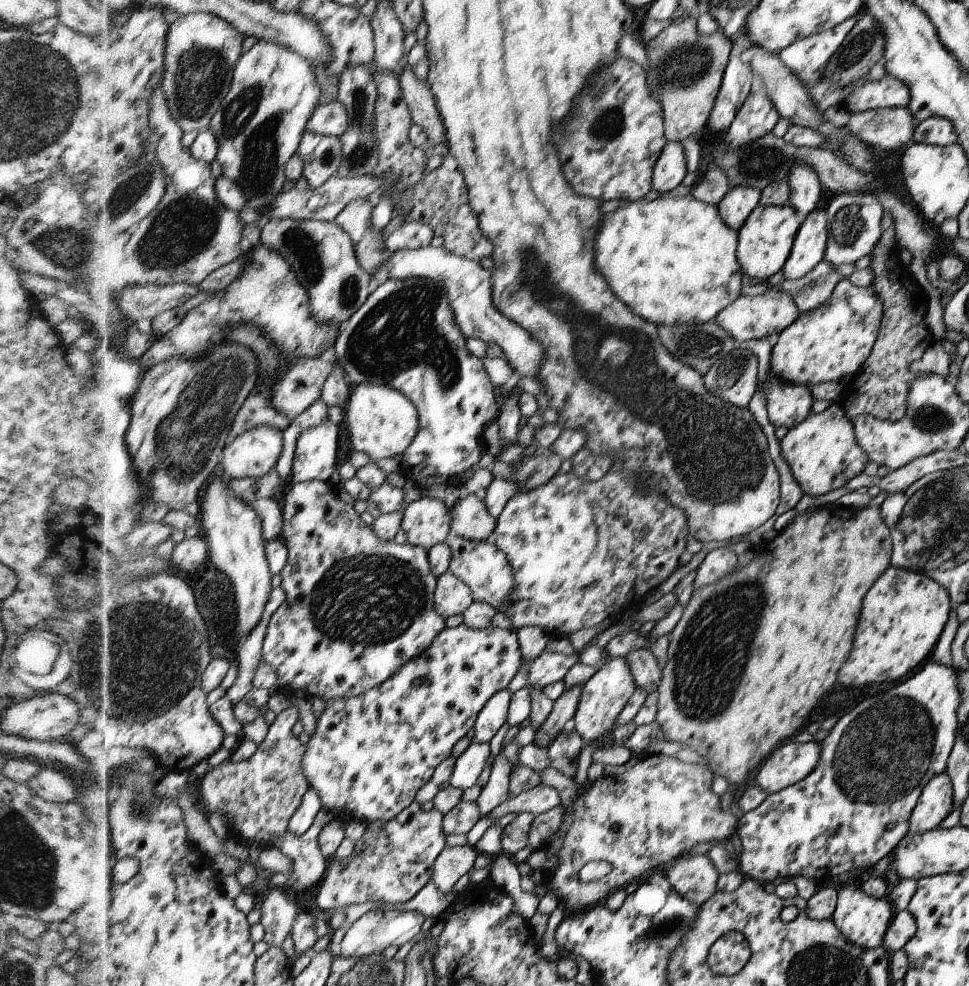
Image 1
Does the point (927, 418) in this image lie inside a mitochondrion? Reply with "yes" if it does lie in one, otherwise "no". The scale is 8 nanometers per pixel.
yes

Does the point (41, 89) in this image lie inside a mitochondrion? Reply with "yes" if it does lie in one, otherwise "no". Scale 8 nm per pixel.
yes

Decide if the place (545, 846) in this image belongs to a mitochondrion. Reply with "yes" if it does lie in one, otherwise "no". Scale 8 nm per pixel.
no

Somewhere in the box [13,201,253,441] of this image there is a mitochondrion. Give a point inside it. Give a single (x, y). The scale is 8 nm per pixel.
(61, 248)

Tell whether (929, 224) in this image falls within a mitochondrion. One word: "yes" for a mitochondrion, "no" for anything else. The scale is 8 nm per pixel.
no

